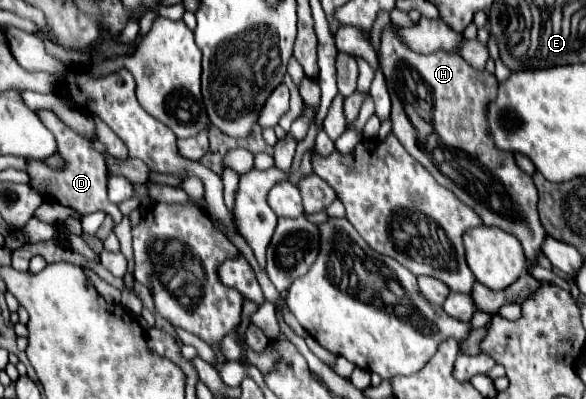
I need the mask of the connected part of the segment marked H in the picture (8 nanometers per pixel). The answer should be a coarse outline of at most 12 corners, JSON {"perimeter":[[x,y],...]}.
{"perimeter":[[382,29],[392,133],[536,261],[536,185],[498,151],[498,81]]}

